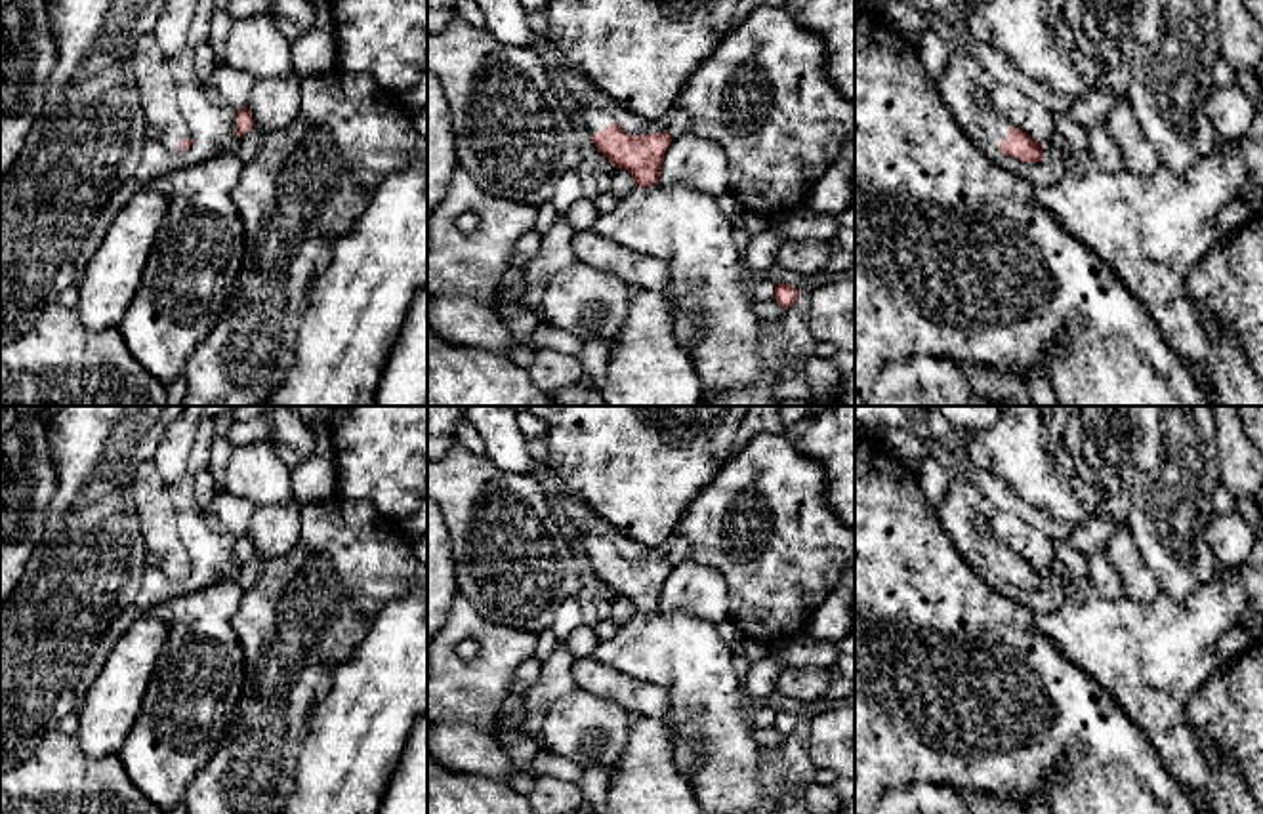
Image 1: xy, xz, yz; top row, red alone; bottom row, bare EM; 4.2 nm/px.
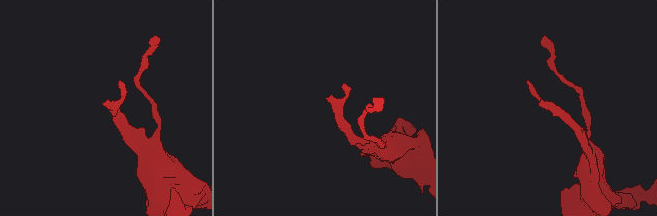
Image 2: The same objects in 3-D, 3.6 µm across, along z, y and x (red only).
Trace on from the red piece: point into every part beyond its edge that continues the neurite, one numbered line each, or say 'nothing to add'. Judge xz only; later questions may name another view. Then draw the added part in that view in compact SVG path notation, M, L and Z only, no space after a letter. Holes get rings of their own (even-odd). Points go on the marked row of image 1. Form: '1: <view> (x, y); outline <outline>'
1: xz (596, 119); outline M590 105L584 109L584 120L586 120L590 133L599 133L614 122L607 111L603 111L595 105Z

